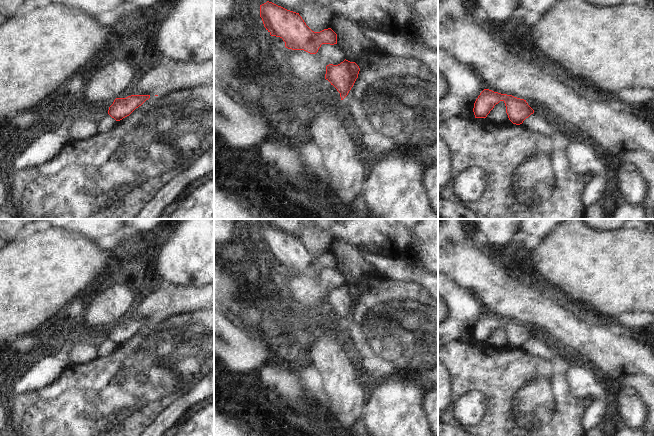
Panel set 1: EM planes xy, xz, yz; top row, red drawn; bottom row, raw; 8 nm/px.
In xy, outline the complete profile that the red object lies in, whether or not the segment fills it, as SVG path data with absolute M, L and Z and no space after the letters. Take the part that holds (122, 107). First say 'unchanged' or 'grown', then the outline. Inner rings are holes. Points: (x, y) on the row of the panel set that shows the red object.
unchanged; M131 95L126 98L116 98L109 107L108 114L116 121L120 121L129 116L149 98L150 95Z

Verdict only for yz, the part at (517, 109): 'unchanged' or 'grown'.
unchanged

